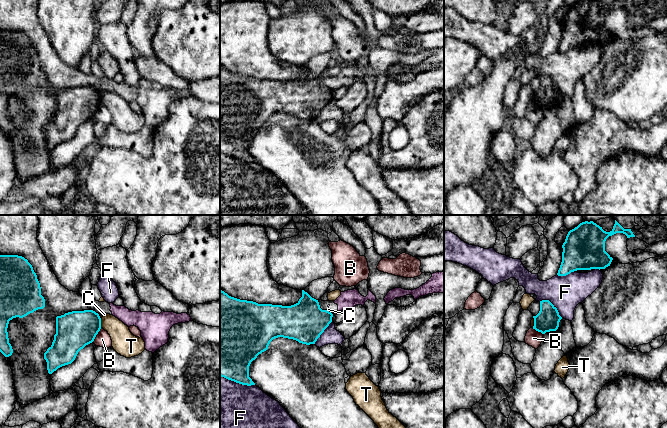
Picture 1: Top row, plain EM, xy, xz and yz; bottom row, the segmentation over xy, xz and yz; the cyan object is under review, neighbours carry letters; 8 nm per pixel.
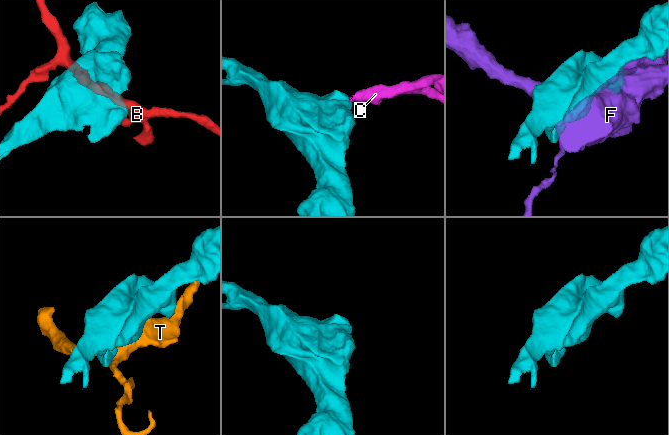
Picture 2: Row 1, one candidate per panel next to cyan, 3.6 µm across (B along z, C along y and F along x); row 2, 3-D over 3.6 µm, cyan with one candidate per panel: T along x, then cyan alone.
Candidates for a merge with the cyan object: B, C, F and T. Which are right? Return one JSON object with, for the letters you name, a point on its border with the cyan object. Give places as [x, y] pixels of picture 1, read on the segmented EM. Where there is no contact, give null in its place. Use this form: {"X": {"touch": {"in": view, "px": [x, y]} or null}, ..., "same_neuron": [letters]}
{"same_neuron": []}

